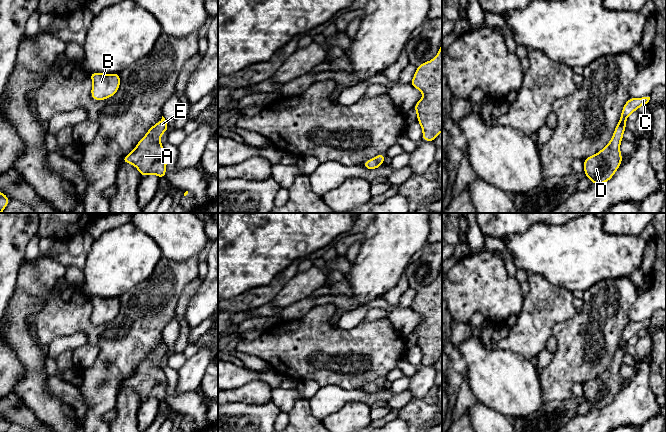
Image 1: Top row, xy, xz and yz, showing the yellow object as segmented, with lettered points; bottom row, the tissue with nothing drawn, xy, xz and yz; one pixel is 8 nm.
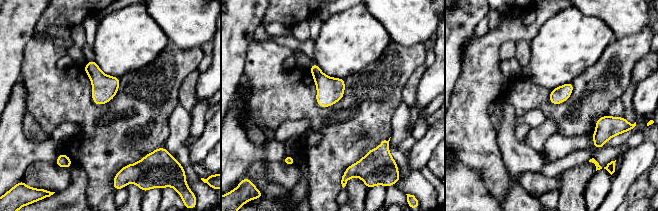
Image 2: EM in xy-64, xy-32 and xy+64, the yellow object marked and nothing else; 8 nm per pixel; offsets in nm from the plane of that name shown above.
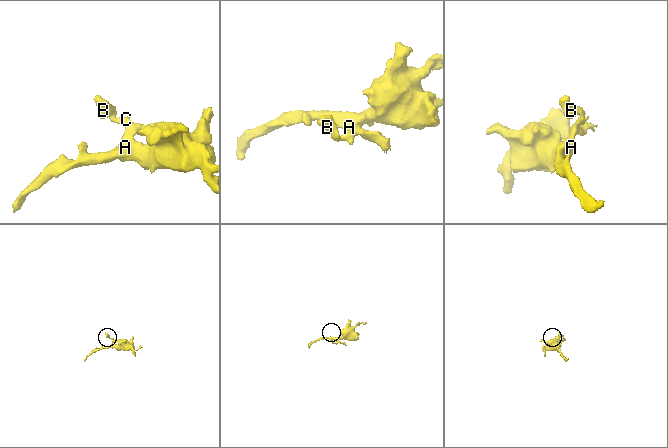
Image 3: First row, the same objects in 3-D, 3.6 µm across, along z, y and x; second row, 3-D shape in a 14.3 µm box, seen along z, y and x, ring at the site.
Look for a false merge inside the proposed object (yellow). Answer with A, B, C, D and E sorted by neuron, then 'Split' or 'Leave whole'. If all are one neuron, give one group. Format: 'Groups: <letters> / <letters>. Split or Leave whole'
Groups: A B C D E. Leave whole

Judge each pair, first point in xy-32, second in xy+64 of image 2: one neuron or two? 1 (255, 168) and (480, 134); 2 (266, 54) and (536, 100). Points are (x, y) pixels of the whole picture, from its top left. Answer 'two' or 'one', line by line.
1: one
2: one

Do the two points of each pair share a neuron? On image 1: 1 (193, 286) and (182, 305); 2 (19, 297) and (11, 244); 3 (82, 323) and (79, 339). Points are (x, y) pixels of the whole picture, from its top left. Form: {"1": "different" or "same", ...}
{"1": "same", "2": "different", "3": "different"}

